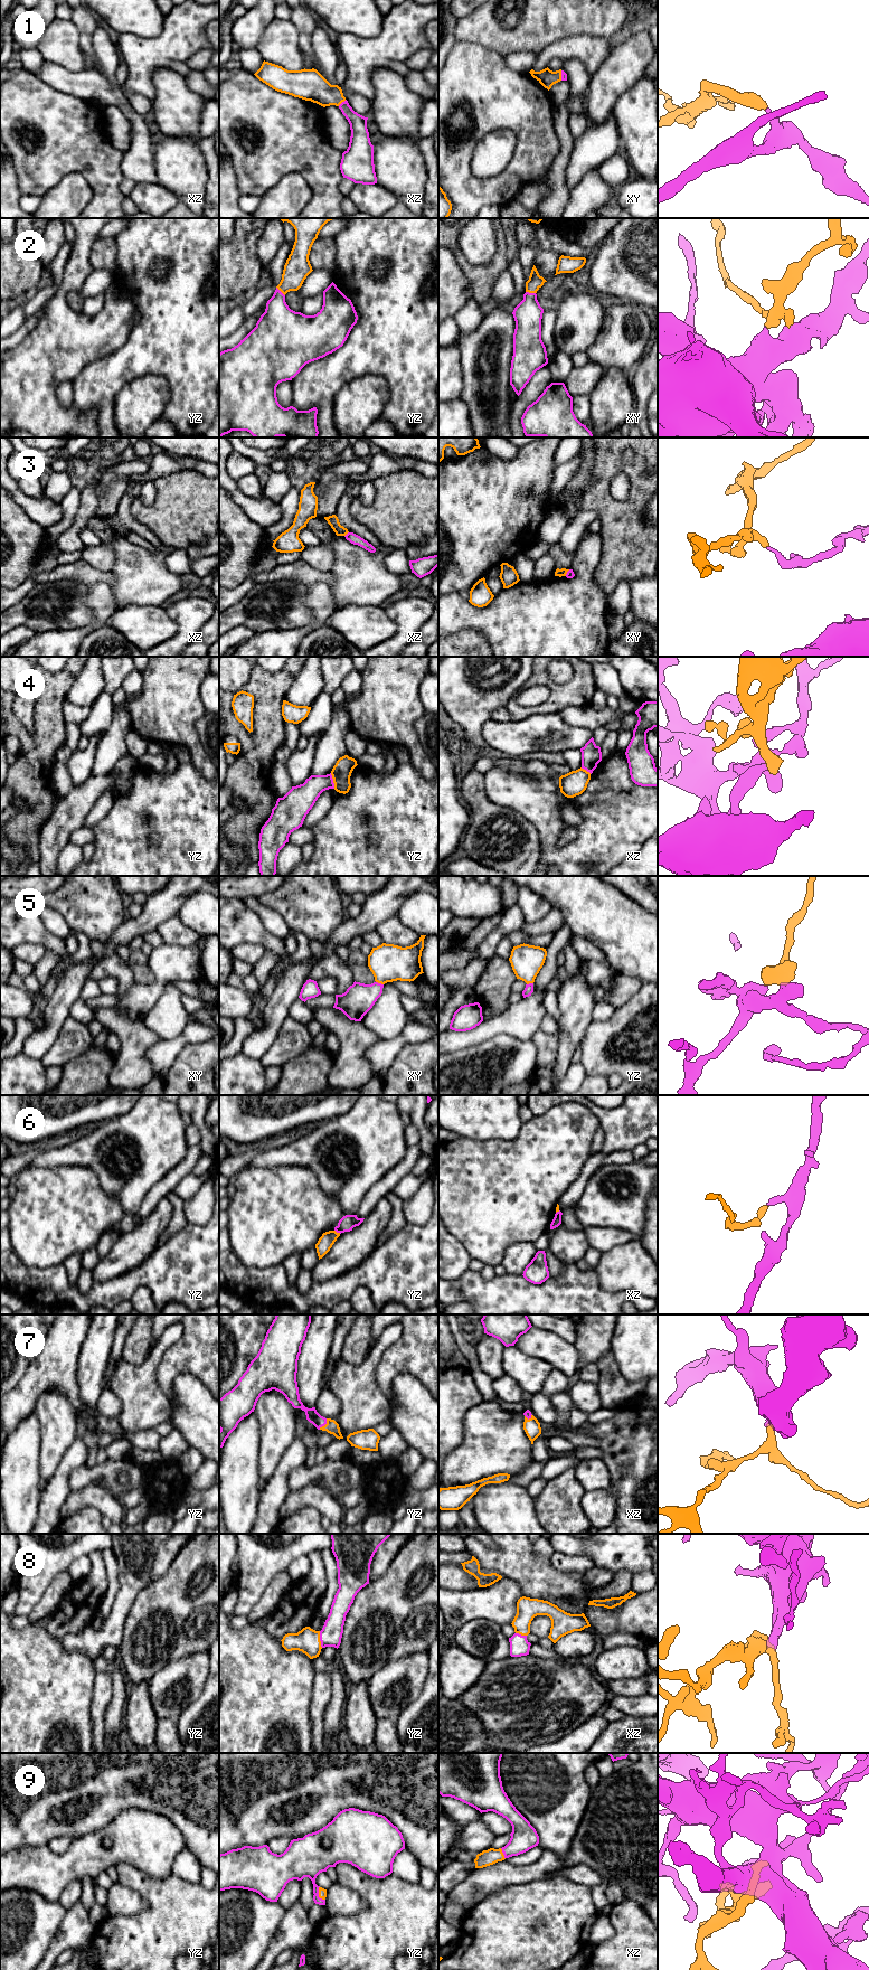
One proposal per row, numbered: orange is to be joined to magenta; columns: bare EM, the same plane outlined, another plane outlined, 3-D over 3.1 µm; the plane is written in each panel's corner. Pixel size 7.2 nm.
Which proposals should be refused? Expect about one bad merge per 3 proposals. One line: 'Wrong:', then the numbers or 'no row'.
Wrong: 3, 6

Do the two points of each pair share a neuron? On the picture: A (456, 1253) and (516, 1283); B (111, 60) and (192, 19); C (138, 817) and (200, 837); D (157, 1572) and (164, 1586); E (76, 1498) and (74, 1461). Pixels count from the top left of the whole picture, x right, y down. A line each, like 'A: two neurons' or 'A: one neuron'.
A: two neurons
B: two neurons
C: one neuron
D: two neurons
E: two neurons

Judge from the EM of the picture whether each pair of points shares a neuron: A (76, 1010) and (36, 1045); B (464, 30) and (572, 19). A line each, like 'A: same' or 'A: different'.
A: different
B: same

